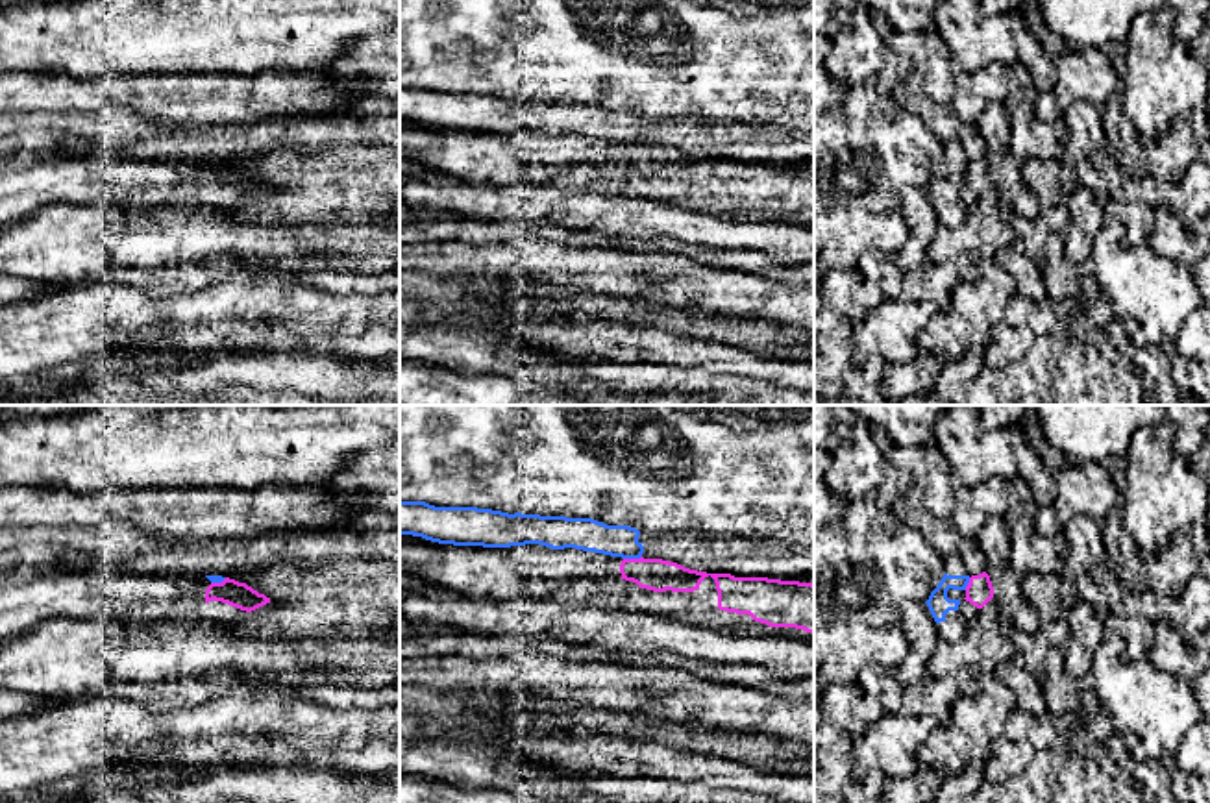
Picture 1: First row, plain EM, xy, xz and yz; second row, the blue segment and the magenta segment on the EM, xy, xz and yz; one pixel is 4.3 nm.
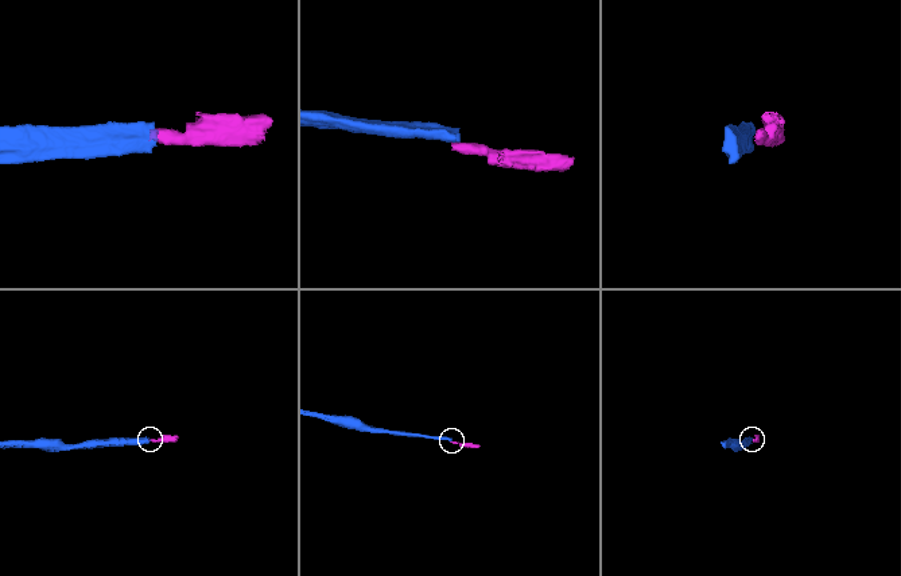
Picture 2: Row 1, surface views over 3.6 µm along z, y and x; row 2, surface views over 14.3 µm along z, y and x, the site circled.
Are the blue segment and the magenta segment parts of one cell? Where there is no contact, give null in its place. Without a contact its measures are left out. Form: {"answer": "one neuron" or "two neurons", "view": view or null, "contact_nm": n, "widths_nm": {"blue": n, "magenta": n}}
{"answer": "two neurons", "view": "xz", "contact_nm": 80, "widths_nm": {"blue": 140, "magenta": 140}}

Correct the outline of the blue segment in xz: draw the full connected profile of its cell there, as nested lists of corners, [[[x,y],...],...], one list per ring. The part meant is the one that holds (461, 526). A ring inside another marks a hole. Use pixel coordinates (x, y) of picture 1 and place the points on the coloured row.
[[[400,501],[400,535],[453,546],[540,544],[551,550],[575,548],[622,559],[662,559],[707,574],[814,585],[814,546],[685,531],[653,535],[629,525],[607,525],[592,518],[509,514],[477,507]]]

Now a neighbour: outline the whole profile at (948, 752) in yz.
[[[979,672],[975,690],[953,705],[951,722],[936,727],[916,751],[916,772],[936,772],[945,781],[975,760],[984,762],[1016,707],[1006,683]]]

